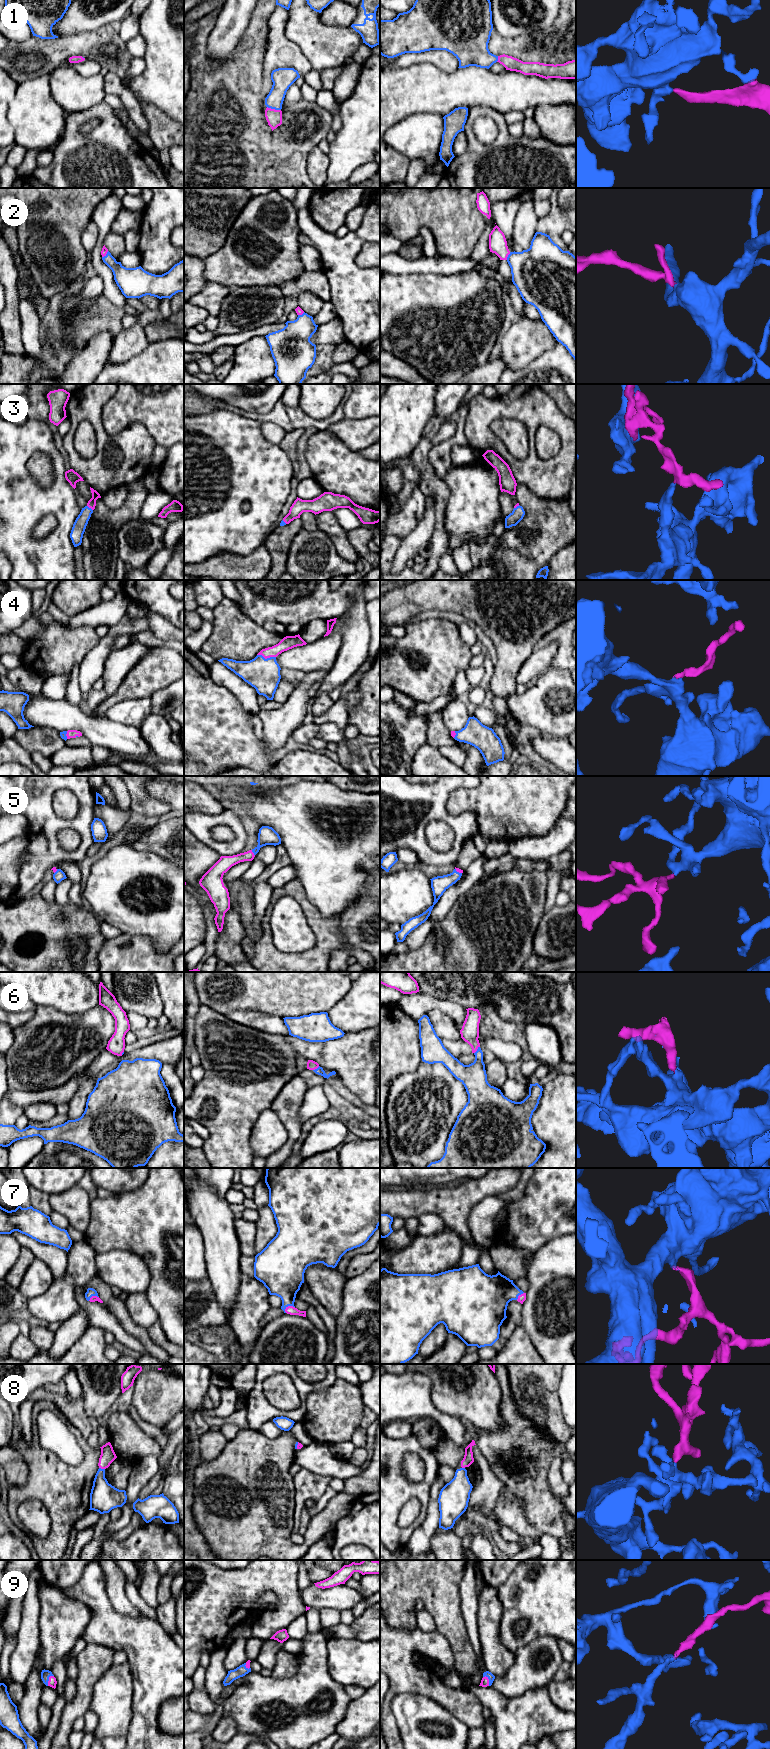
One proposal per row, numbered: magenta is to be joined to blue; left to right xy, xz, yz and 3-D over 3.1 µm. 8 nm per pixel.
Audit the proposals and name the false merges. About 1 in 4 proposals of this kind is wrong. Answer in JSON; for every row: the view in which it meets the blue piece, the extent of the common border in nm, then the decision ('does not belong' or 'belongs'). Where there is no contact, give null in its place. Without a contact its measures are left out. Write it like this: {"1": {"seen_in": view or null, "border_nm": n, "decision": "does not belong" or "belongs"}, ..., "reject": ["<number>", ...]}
{"1": {"seen_in": "xz", "border_nm": 120, "decision": "belongs"}, "2": {"seen_in": "yz", "border_nm": 70, "decision": "belongs"}, "3": {"seen_in": "xy", "border_nm": 60, "decision": "belongs"}, "4": {"seen_in": "xz", "border_nm": 150, "decision": "belongs"}, "5": {"seen_in": "xz", "border_nm": 50, "decision": "belongs"}, "6": {"seen_in": "yz", "border_nm": 80, "decision": "belongs"}, "7": {"seen_in": "xz", "border_nm": 100, "decision": "belongs"}, "8": {"seen_in": "xy", "border_nm": 50, "decision": "belongs"}, "9": {"seen_in": "xy", "border_nm": 100, "decision": "belongs"}, "reject": []}

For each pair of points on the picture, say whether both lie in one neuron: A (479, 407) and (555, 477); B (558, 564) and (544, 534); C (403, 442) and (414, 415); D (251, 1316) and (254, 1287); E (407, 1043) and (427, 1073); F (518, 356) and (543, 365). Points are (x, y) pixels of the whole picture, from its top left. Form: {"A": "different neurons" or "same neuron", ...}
{"A": "same neuron", "B": "different neurons", "C": "same neuron", "D": "same neuron", "E": "different neurons", "F": "different neurons"}

